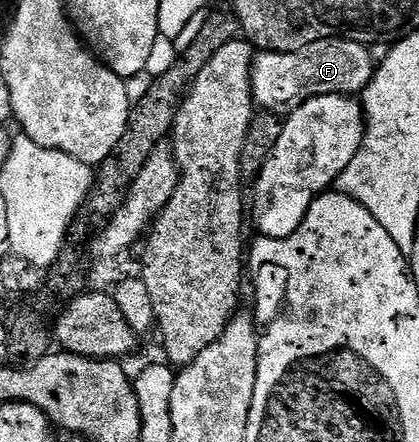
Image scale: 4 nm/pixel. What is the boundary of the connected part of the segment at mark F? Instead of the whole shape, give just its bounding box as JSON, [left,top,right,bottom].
[253,38,375,114]

